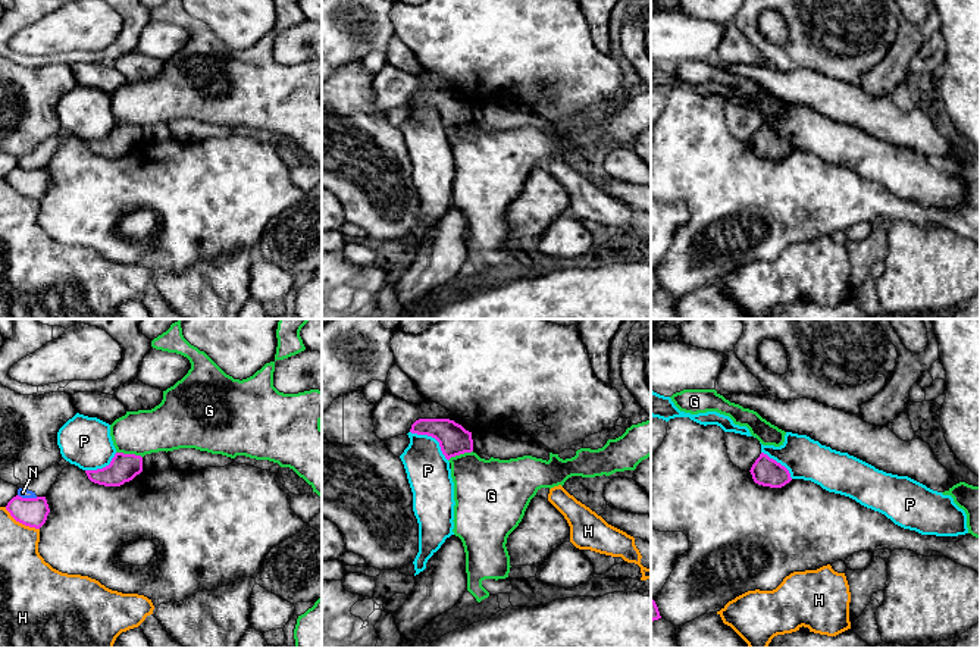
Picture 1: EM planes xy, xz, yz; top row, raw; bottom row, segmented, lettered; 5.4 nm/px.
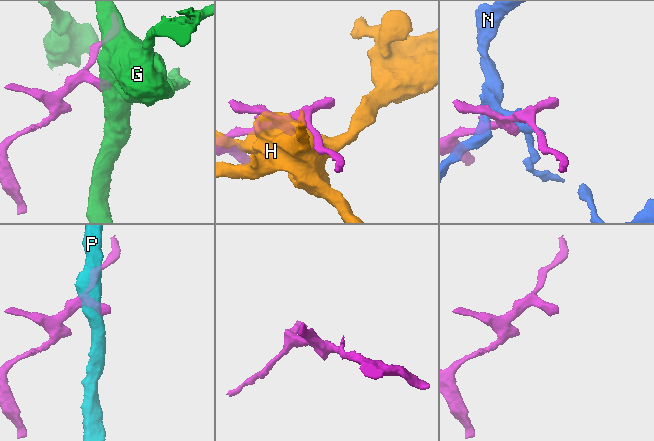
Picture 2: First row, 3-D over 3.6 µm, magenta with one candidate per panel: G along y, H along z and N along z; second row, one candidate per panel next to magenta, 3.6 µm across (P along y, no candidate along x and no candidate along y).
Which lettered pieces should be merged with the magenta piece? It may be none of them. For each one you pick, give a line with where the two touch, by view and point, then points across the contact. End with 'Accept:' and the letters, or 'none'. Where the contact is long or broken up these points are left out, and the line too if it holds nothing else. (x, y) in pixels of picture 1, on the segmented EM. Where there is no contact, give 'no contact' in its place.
Accept: none

